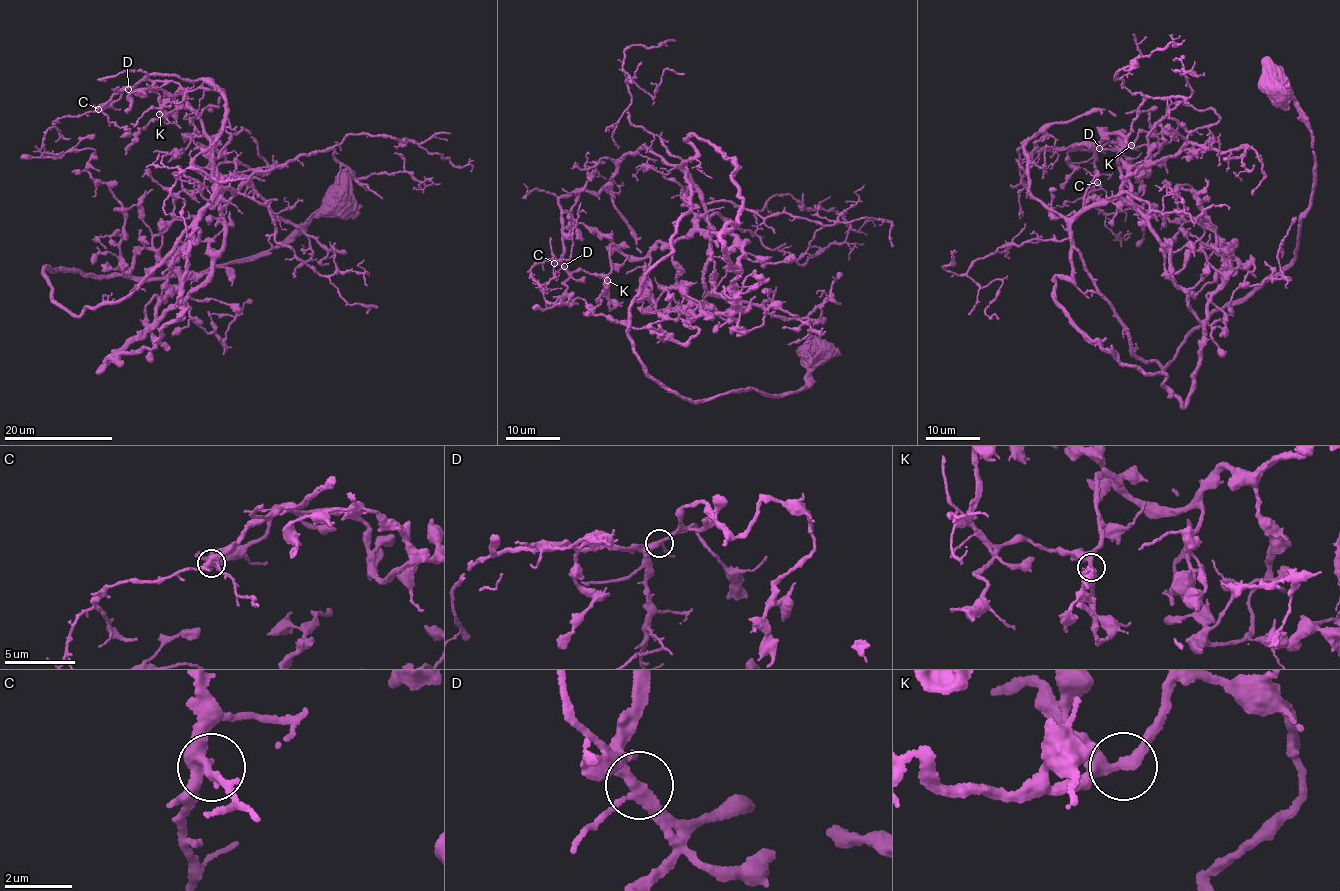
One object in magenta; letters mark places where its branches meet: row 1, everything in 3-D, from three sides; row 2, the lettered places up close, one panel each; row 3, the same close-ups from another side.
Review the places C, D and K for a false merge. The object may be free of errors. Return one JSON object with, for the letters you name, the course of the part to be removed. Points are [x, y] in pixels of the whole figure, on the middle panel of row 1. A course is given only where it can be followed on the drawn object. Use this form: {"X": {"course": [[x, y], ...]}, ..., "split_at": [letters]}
{"split_at": []}

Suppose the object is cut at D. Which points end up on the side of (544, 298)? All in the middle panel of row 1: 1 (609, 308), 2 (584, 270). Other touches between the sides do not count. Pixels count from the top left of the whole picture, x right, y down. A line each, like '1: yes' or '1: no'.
1: no
2: no

